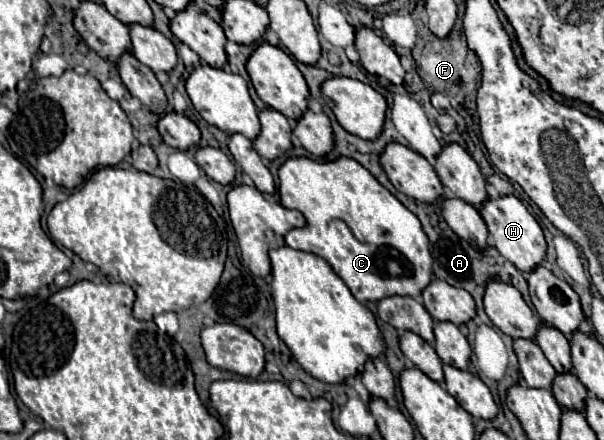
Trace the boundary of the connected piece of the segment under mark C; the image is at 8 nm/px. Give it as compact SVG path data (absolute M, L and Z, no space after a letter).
M296 156L280 166L278 178L280 204L300 210L306 218L306 226L286 232L284 242L294 250L322 256L356 300L378 302L394 294L416 298L430 284L432 256L420 220L362 164L346 156L336 160Z

